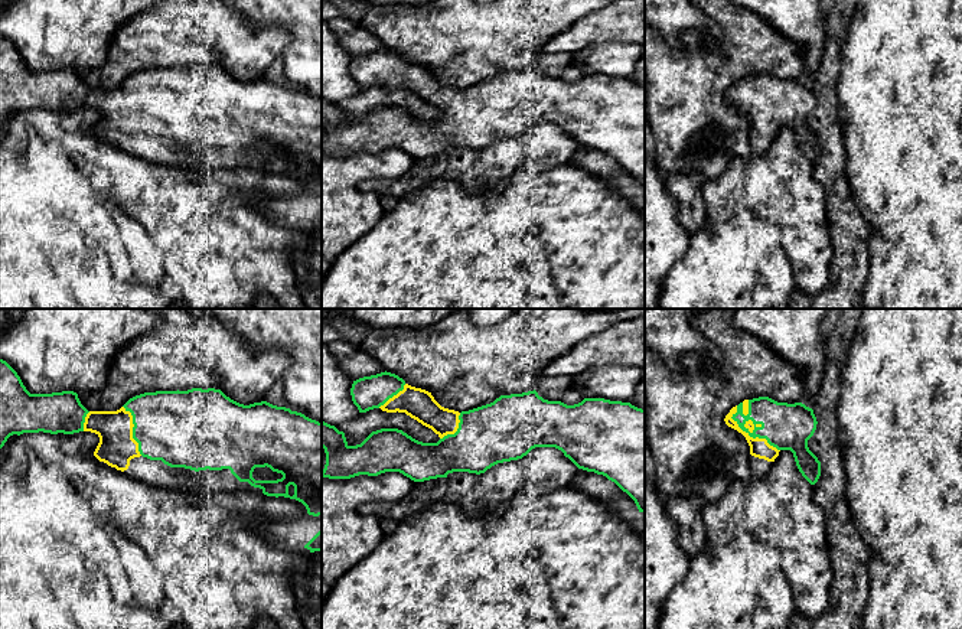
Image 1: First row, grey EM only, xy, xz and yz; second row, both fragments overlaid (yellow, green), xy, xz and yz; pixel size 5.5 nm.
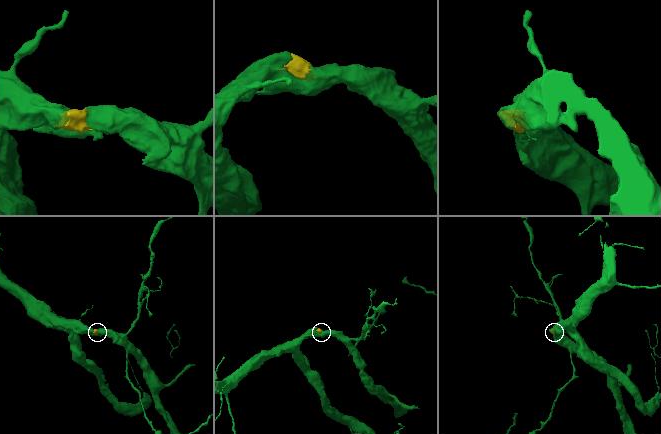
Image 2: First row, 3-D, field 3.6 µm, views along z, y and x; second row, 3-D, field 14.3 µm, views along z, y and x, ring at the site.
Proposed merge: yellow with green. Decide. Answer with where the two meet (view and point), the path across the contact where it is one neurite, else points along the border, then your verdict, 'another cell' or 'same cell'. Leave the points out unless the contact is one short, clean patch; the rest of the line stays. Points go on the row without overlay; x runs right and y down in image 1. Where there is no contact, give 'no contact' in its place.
contact yz (747, 111); same cell

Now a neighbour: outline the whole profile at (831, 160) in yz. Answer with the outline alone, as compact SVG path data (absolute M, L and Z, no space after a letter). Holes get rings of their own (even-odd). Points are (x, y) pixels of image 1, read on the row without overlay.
M821 0L819 3L824 50L812 84L818 101L808 117L809 127L821 138L821 153L813 162L813 170L825 192L828 222L831 225L838 219L848 237L831 238L834 255L828 284L812 296L795 289L787 309L865 309L862 289L871 270L870 232L844 170L847 159L844 126L838 118L835 92L841 49L857 4L858 0Z

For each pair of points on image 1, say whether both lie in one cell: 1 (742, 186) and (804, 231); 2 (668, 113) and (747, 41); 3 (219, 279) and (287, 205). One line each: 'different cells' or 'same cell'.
1: same cell
2: same cell
3: different cells

